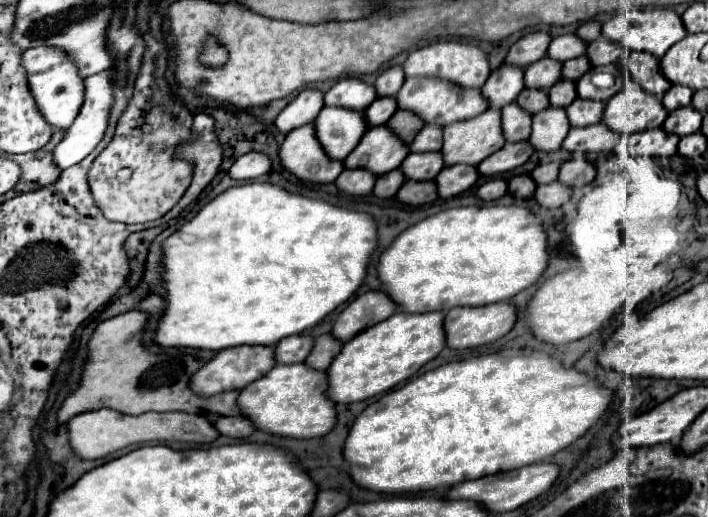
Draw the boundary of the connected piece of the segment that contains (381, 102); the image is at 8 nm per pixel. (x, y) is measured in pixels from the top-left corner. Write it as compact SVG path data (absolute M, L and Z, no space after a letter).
M384 96L384 98L376 98L366 110L364 110L364 116L366 116L366 122L370 126L380 126L380 124L386 124L394 112L398 110L398 104L396 104L396 98L394 96Z

